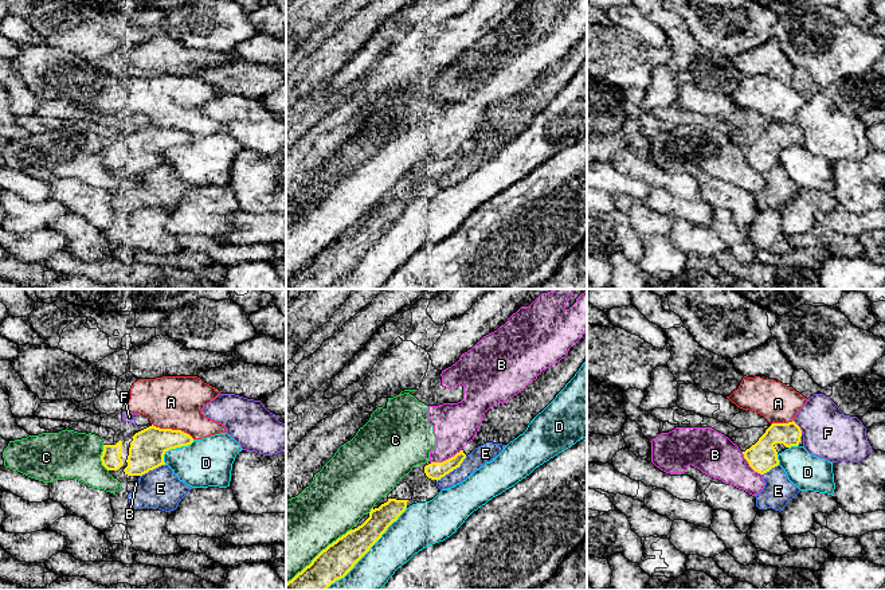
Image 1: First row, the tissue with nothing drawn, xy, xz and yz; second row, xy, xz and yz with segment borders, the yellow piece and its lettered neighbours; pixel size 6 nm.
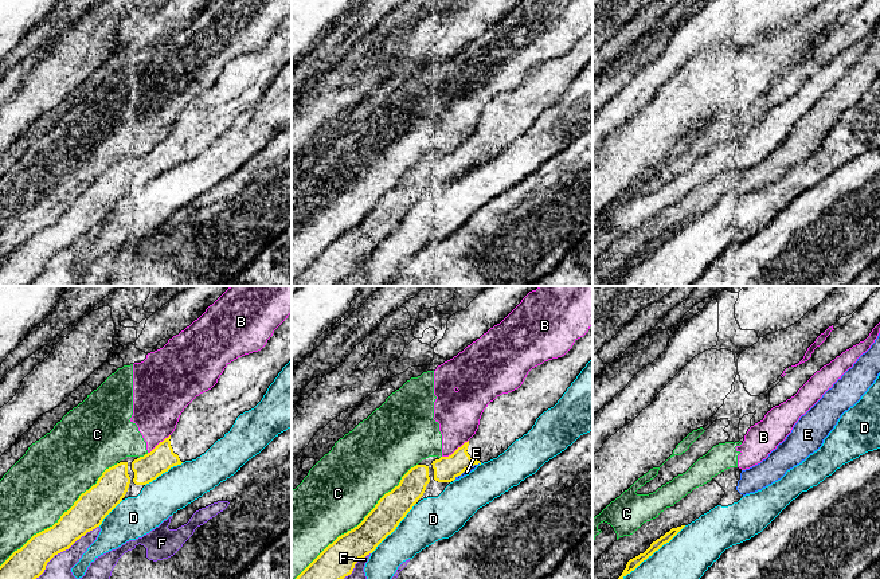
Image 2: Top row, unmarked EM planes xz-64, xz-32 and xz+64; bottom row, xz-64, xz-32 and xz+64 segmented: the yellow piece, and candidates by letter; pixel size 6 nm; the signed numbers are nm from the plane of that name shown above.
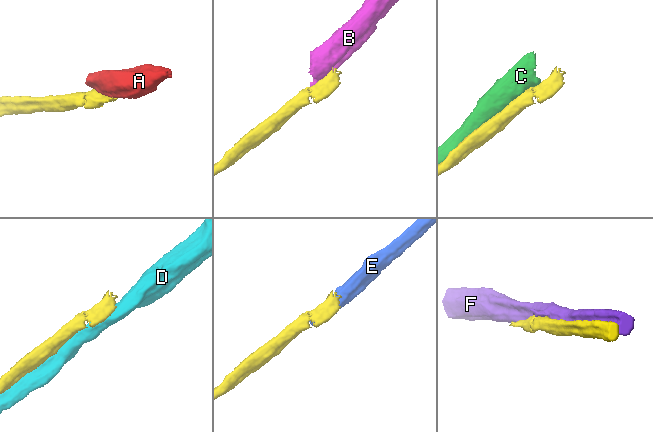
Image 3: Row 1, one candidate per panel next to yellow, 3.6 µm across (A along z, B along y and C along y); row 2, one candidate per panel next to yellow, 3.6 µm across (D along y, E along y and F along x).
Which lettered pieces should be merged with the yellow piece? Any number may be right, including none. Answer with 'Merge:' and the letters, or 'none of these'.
Merge: none of these

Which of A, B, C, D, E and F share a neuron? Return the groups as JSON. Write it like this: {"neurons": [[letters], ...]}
{"neurons": [["A"], ["B", "C"], ["D"], ["E"], ["F"]]}

